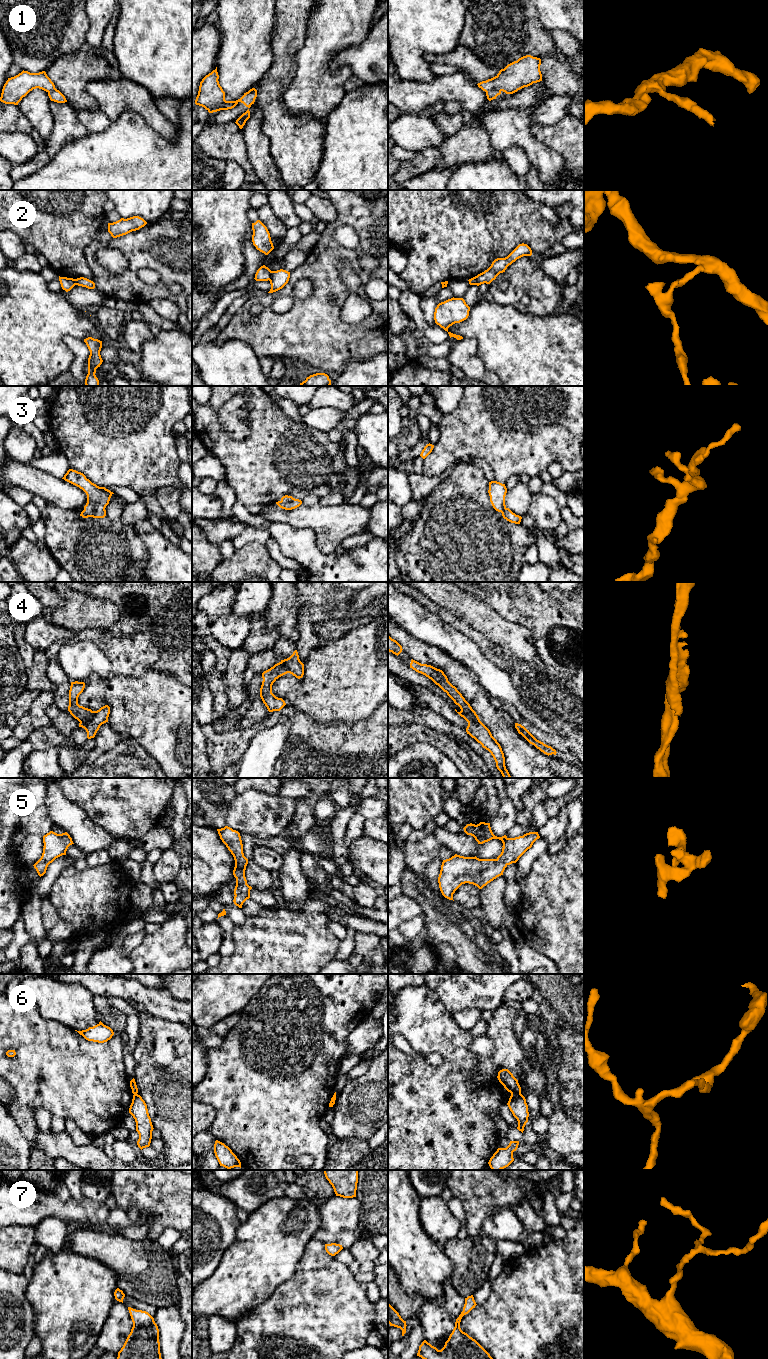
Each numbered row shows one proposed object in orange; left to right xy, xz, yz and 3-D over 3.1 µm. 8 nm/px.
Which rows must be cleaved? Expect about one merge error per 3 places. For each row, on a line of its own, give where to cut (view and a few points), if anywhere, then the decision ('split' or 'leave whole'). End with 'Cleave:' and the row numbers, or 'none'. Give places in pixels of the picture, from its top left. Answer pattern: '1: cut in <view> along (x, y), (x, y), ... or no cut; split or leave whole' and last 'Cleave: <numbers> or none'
1: cut in yz along (500, 90), (493, 89), (486, 93); split
2: cut in xz along (272, 271), (268, 279); split
3: no cut; leave whole
4: cut in yz along (460, 707), (479, 720); split
5: no cut; leave whole
6: cut in yz along (511, 1093), (520, 1094); split
7: no cut; leave whole
Cleave: 1, 2, 4, 6

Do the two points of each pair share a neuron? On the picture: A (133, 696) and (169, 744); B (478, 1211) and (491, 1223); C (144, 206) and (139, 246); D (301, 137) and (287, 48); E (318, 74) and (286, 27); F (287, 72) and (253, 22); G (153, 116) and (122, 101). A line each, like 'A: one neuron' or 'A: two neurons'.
A: one neuron
B: two neurons
C: two neurons
D: one neuron
E: two neurons
F: two neurons
G: one neuron

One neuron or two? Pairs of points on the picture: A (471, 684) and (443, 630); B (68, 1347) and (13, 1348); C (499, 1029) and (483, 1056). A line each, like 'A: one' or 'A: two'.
A: two
B: two
C: two

